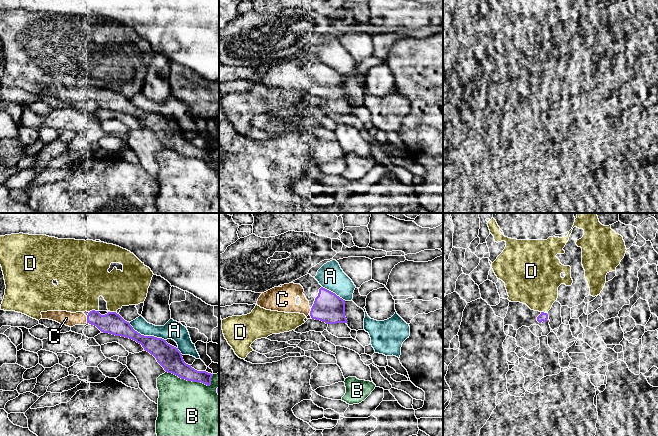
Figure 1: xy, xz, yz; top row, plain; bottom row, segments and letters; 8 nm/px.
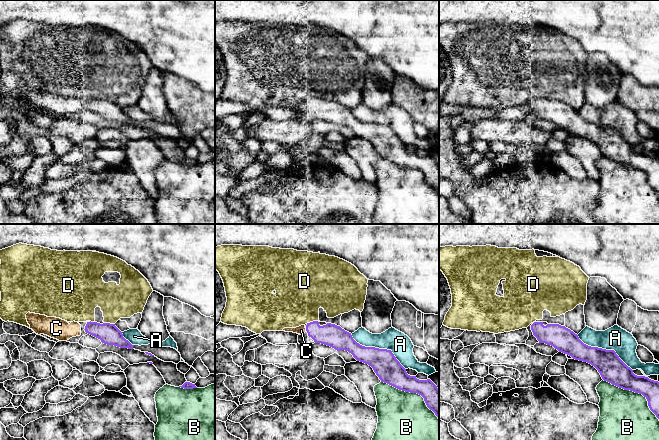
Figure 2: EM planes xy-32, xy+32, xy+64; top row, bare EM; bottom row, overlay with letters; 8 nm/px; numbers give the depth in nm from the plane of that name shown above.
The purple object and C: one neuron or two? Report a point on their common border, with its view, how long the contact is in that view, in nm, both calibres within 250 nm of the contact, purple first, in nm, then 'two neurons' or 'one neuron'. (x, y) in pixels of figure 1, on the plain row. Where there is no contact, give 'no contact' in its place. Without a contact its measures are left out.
xy (87, 95) | 60 nm | 170/110 nm | one neuron

